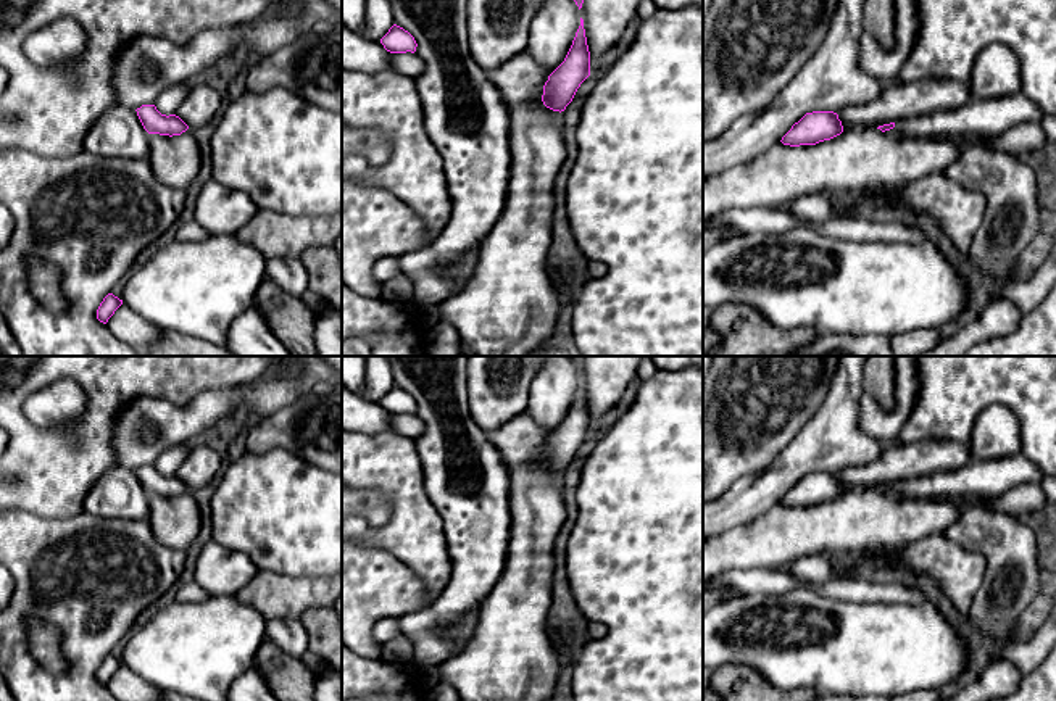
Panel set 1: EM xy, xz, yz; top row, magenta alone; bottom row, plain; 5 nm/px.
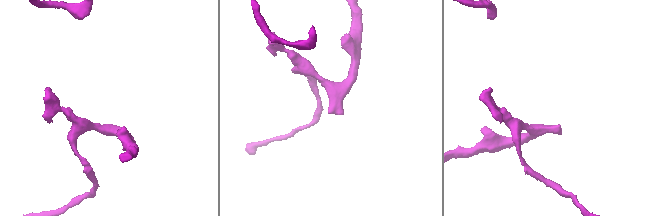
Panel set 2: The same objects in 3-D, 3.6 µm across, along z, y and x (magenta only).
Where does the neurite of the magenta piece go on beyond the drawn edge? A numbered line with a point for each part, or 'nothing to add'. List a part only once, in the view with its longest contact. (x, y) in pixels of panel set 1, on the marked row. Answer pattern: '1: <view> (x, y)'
1: yz (979, 118)

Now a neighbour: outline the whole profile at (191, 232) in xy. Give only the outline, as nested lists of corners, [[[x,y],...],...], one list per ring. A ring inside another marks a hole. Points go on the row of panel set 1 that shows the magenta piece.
[[[193,219],[181,224],[176,230],[176,240],[185,243],[198,243],[208,237],[208,232]]]

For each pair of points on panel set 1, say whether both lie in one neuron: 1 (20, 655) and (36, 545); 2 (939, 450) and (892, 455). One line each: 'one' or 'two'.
1: one
2: one

